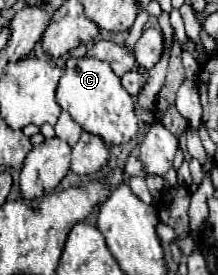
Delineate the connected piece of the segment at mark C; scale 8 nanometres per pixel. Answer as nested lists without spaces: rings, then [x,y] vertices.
[[[69,57],[63,77],[59,81],[57,87],[57,103],[61,105],[63,111],[71,113],[71,117],[89,133],[95,133],[99,137],[105,139],[105,143],[109,145],[123,145],[127,141],[131,141],[137,135],[139,129],[139,119],[135,115],[135,103],[133,97],[125,91],[125,87],[121,85],[121,79],[113,73],[111,65],[101,61],[101,59],[93,59],[93,57]]]

